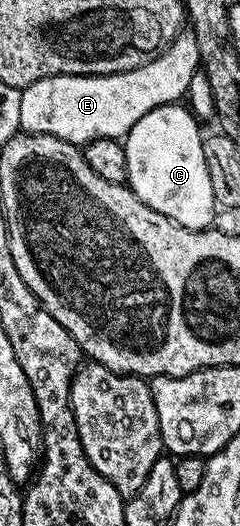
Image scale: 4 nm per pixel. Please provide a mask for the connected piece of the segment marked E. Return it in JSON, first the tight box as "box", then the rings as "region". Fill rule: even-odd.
{"box":[20,27,200,145],"region":[[[187,27],[151,62],[133,70],[109,75],[56,75],[32,82],[20,90],[20,125],[26,134],[57,136],[78,145],[97,138],[118,140],[151,109],[180,102],[200,67],[197,37]]]}

